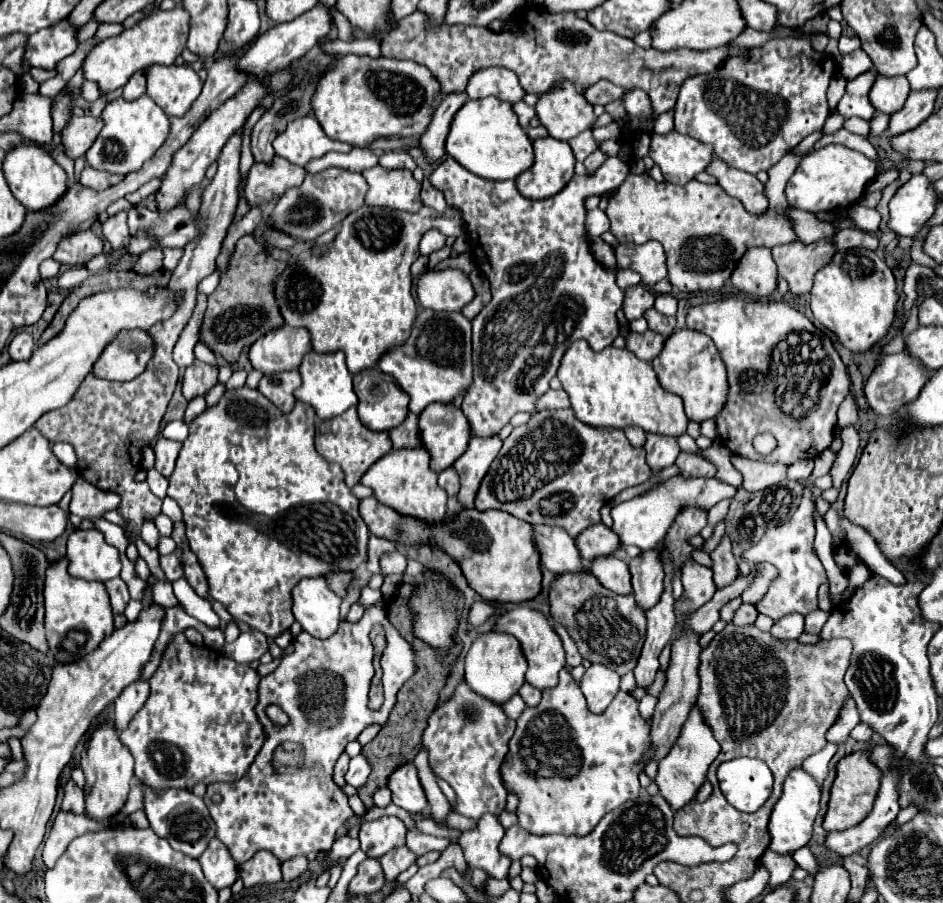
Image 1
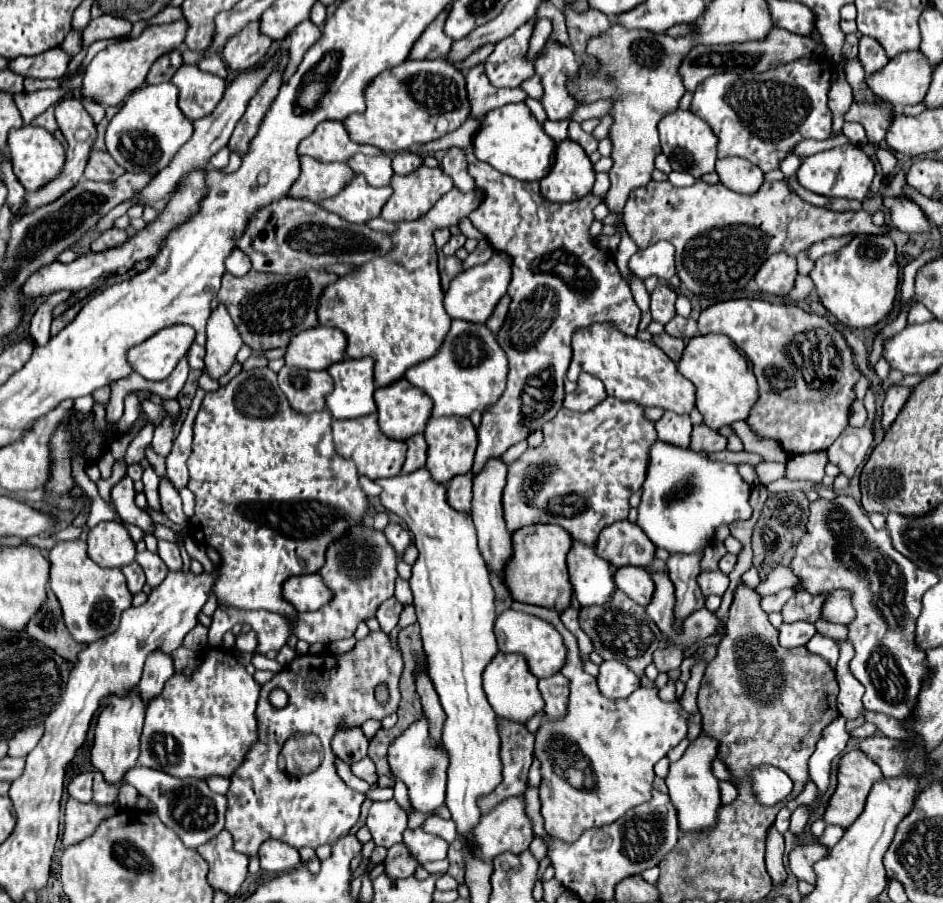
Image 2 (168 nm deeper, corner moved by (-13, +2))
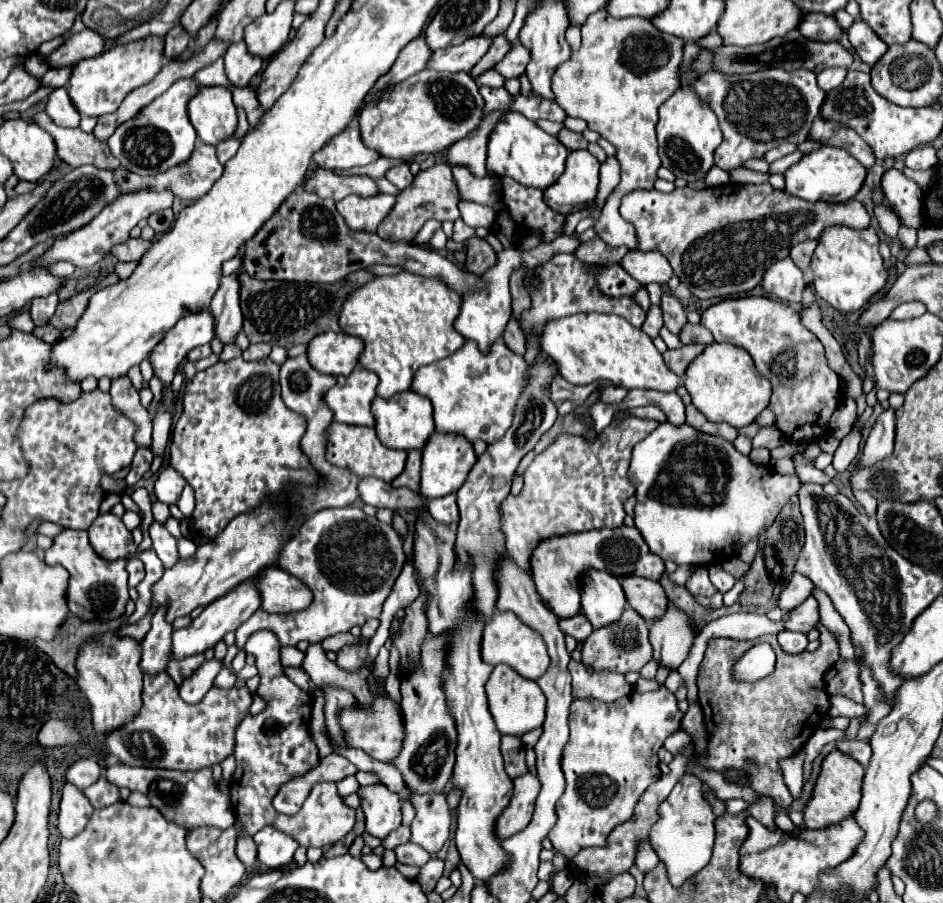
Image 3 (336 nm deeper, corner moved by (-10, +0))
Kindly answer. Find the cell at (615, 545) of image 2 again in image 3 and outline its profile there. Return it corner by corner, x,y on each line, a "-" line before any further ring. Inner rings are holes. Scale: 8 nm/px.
618,526
612,530
588,530
588,532
574,532
574,534
560,534
554,538
546,538
538,544
538,548
530,556
530,574
536,584
536,592
540,600
554,612
558,618
570,618
580,612
580,576
582,570
596,568
608,570
614,576
628,576
640,570
642,564
642,578
658,580
664,574
664,562
646,548
640,532
636,528

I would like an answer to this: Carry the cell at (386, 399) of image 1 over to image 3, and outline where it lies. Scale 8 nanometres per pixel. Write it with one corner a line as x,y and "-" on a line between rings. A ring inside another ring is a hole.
398,392
398,396
392,396
390,400
382,400
380,396
374,398
372,414
376,418
376,432
384,446
396,448
396,450
422,450
430,434
434,432
434,420
432,420
432,404
428,398
410,392

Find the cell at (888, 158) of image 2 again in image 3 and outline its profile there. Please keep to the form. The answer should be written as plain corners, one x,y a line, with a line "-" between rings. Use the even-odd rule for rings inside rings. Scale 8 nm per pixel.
875,204
874,214
881,230
892,239
897,238
899,222
886,205

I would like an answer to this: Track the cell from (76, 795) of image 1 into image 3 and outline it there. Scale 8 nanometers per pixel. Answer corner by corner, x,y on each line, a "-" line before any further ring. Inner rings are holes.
88,758
88,760
78,760
74,762
68,772
66,772
66,780
74,786
78,786
80,790
88,788
90,784
94,784
102,774
102,768
96,764
94,758

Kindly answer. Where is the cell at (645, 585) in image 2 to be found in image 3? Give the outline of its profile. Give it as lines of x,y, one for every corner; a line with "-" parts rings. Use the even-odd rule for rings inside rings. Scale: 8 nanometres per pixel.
624,576
622,588
628,604
646,620
652,622
666,612
668,598
658,582
642,580
640,576

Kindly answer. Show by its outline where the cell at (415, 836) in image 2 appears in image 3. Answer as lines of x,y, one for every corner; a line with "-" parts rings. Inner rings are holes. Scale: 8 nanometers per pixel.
444,794
414,796
416,818
412,820
410,842
422,846
428,854
436,854
450,834
450,812

